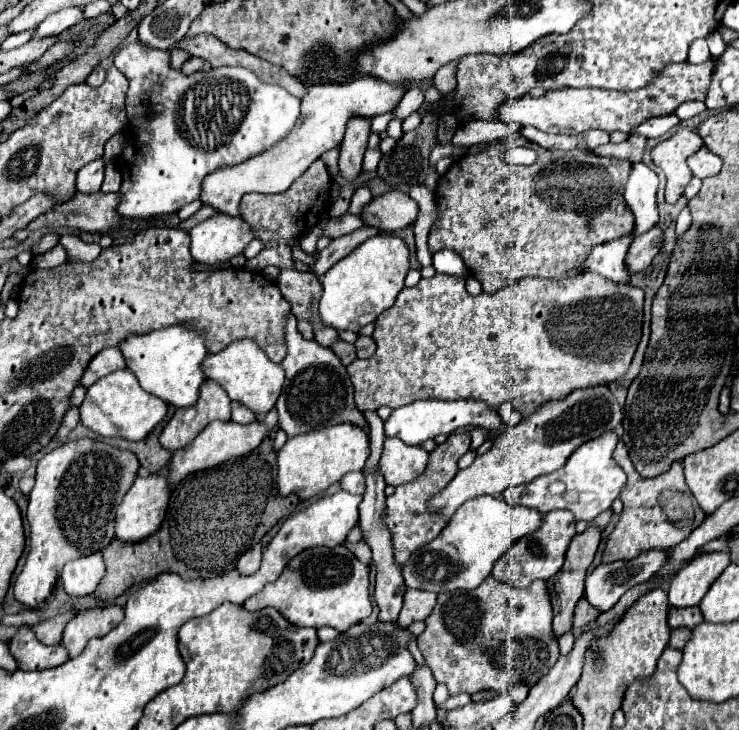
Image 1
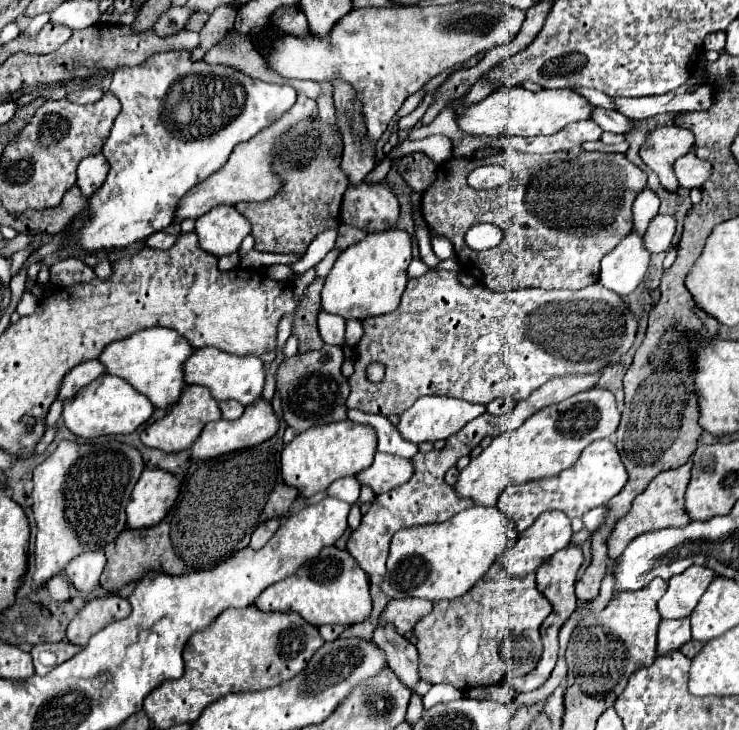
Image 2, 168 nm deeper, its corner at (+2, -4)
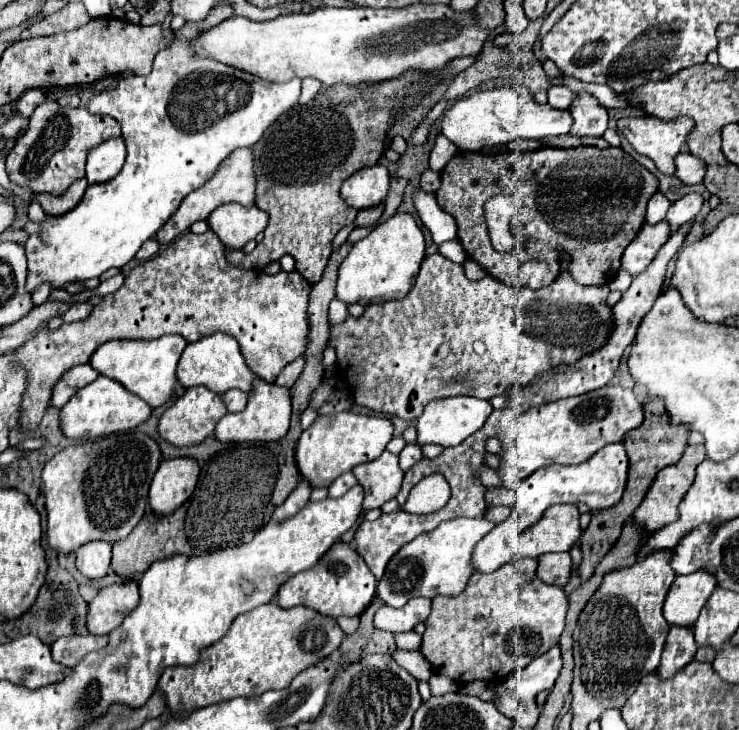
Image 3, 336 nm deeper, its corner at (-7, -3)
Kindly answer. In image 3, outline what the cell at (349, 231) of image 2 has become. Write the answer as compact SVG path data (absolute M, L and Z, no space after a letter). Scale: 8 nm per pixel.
M376 205L376 207L368 207L368 209L360 209L358 211L358 217L356 217L356 227L368 227L368 225L374 225L380 215L384 211L384 205Z

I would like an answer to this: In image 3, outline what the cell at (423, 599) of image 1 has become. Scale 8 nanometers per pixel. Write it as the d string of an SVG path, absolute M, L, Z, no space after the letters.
M416 597L410 599L404 607L394 609L382 605L376 615L374 615L374 627L390 633L402 633L402 631L412 631L418 623L426 621L430 615L430 599Z

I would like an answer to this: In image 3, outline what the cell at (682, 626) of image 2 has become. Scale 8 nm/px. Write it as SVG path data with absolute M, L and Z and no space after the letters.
M670 627L664 653L662 653L662 661L656 671L658 677L672 679L682 667L686 667L686 663L694 659L696 649L698 645L694 641L690 627Z

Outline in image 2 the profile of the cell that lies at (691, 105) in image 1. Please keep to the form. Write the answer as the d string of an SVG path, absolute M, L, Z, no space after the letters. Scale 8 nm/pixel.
M575 87L571 89L581 94L581 96L585 96L594 106L602 107L607 110L616 110L614 99L607 96L604 92L586 87Z

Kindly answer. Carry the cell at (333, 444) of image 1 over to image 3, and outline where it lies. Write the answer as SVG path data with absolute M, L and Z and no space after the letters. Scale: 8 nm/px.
M342 411L332 415L318 415L318 419L304 429L296 445L296 465L312 487L328 487L338 475L352 471L358 463L368 463L380 457L392 439L392 421L382 415L364 415Z

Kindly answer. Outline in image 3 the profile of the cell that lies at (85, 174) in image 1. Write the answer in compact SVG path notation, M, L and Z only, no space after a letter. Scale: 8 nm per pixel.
M112 137L90 149L86 161L88 183L104 183L118 175L126 159L126 145L122 137Z

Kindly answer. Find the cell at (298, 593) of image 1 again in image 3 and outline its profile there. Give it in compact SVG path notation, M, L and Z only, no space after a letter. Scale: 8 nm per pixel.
M338 541L322 555L322 559L314 567L290 577L280 587L276 599L278 605L284 609L290 609L294 605L306 605L330 617L340 617L340 615L354 617L362 615L362 611L370 605L370 601L376 595L376 585L378 585L376 577L368 569L366 561L356 553L356 549L352 549L348 543Z

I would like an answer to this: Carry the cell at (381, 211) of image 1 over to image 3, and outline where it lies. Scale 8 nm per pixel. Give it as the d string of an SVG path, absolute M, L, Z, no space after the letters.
M372 165L350 175L340 189L340 197L354 209L366 209L382 203L390 189L390 175L384 165Z

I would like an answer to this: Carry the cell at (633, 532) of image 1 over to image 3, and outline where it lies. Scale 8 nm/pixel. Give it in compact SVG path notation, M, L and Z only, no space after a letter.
M704 445L686 447L684 453L682 453L682 457L678 459L678 463L668 465L668 467L664 467L662 471L658 471L656 479L652 481L652 485L650 485L650 489L648 489L644 501L642 501L642 505L634 511L634 519L636 519L642 527L646 527L646 529L650 529L650 531L658 531L662 525L672 523L674 519L678 519L678 505L682 503L684 495L688 493L688 489L690 489L690 485L692 485L692 481L694 481L694 469L696 469L696 465L702 463L704 459L706 459L706 449L704 449Z

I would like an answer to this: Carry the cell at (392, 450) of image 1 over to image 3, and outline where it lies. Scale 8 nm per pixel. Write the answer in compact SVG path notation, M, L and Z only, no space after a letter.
M384 451L374 461L356 465L352 473L364 487L364 511L376 509L396 497L404 477L404 471L398 465L398 455L390 451Z

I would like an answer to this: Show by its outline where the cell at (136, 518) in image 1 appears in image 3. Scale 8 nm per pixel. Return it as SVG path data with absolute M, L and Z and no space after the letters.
M192 457L164 459L150 485L150 507L154 513L176 511L196 489L200 467Z

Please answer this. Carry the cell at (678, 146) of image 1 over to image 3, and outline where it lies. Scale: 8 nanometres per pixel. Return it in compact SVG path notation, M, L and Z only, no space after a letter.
M626 117L618 119L618 131L628 139L628 143L636 149L636 153L646 155L654 161L660 173L672 175L674 173L674 155L680 153L680 145L686 143L688 131L692 131L694 121L690 117L676 117L672 121L664 121L658 117Z

